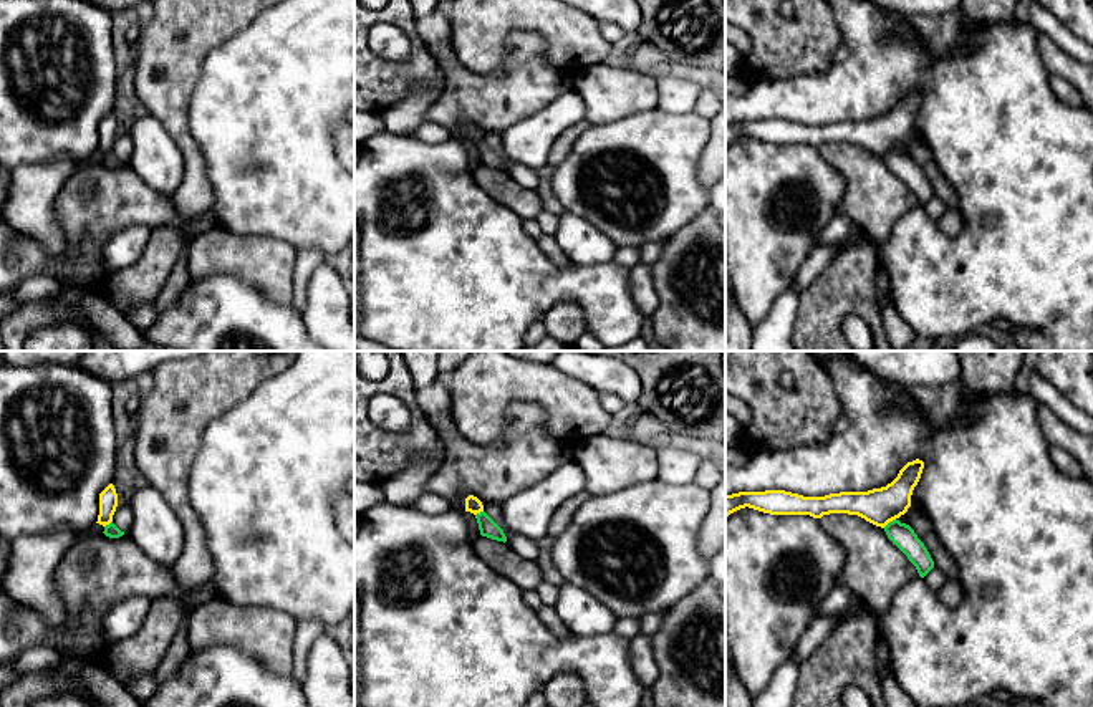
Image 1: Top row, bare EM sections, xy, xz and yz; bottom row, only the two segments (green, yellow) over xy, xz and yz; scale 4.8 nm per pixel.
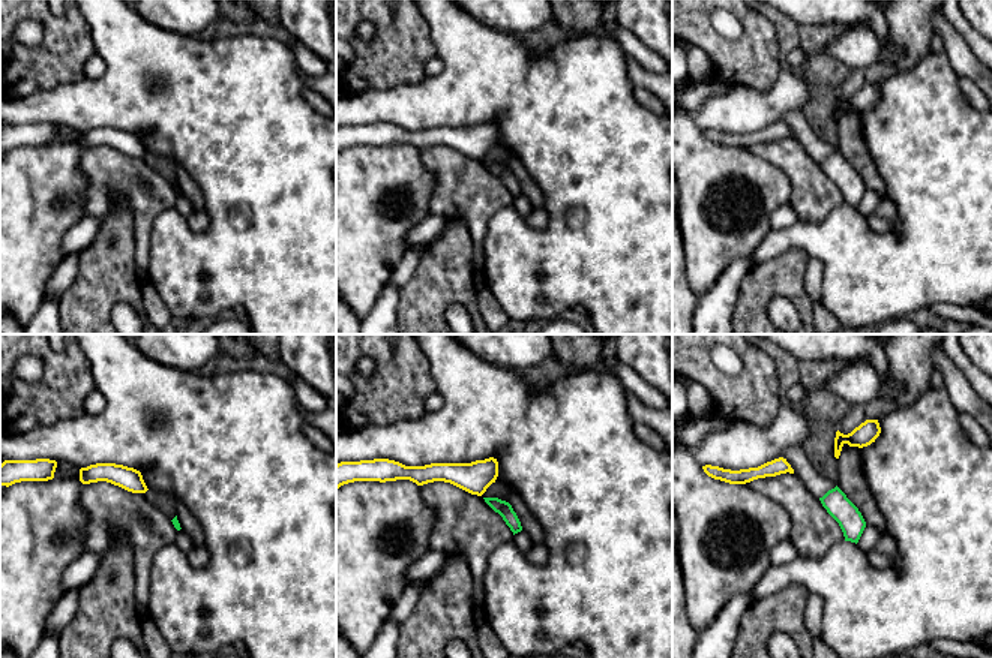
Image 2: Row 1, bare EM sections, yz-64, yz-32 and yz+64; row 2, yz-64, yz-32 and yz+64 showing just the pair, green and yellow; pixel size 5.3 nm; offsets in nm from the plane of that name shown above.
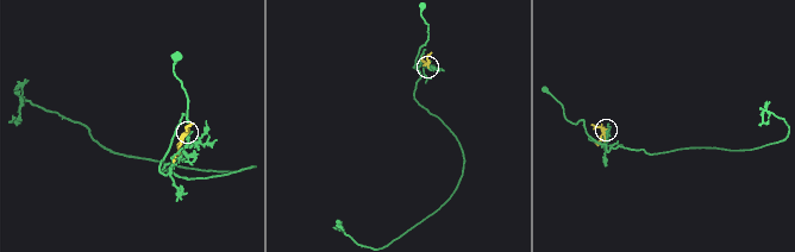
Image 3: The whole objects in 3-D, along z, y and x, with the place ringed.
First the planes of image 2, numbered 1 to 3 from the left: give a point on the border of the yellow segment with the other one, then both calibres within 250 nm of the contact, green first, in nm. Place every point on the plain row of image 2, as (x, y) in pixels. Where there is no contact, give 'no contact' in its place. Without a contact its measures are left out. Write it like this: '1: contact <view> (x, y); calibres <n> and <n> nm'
1: no contact
2: no contact
3: no contact

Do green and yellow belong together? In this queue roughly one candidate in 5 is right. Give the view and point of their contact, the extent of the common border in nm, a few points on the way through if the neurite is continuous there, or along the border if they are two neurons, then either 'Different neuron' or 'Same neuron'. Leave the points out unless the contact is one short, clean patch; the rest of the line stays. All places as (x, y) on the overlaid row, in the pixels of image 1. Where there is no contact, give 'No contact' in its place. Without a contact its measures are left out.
Touches green at yz (890, 522). Shared border 80 nm. Boundary: yz (895, 519), (883, 527). Different neuron

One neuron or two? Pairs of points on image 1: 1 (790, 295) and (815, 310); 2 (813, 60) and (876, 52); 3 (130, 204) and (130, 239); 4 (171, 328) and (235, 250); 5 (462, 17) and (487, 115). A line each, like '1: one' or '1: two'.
1: two
2: two
3: two
4: two
5: two

